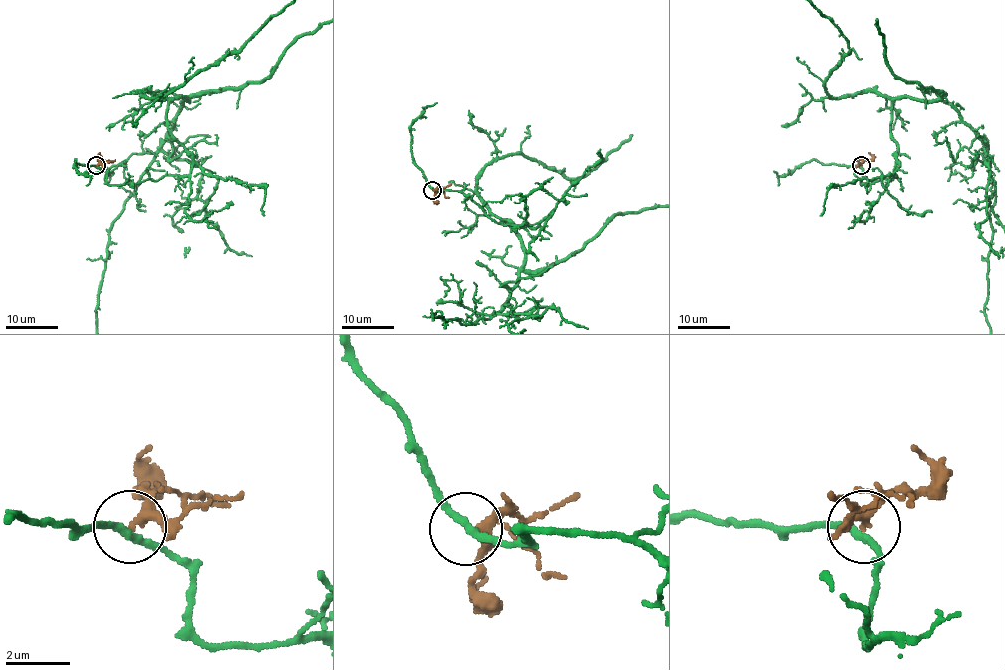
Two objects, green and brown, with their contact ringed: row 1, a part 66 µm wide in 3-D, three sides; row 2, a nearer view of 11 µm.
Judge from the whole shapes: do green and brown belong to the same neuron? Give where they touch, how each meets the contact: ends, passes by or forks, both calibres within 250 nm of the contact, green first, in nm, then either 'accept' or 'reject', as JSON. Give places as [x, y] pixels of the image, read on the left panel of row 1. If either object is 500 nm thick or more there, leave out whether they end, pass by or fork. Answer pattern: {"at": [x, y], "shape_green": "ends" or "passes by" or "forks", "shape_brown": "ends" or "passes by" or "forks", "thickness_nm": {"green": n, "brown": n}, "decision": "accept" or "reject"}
{"at": [96, 165], "shape_green": "passes by", "shape_brown": "passes by", "thickness_nm": {"green": 240, "brown": 240}, "decision": "reject"}

